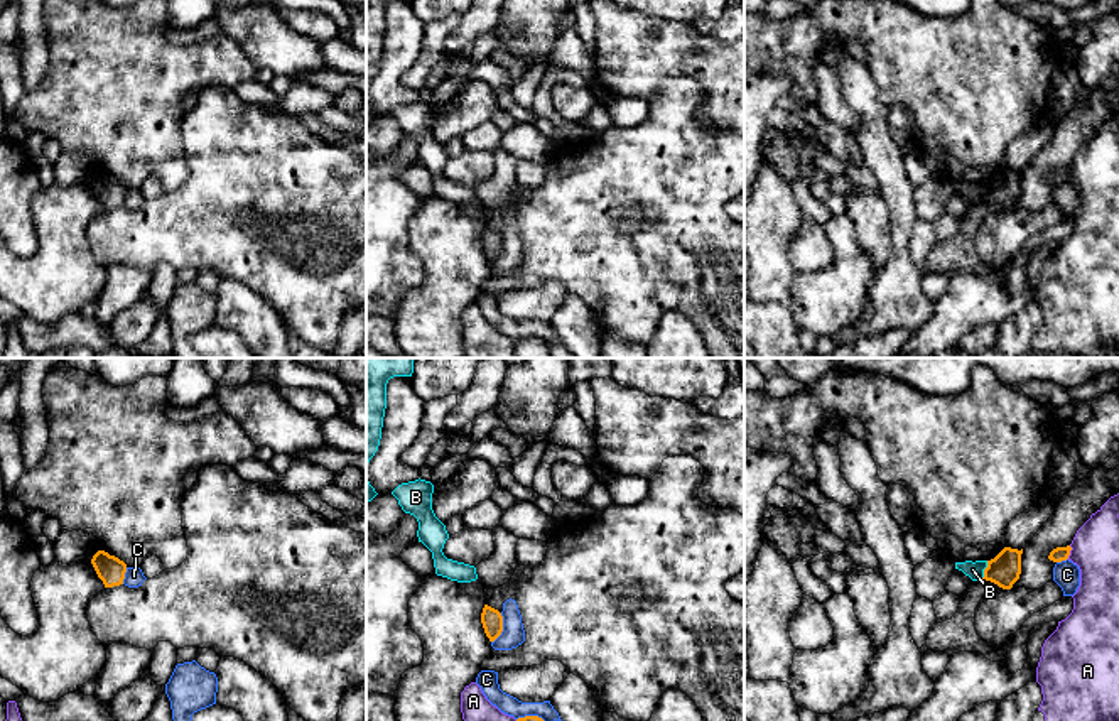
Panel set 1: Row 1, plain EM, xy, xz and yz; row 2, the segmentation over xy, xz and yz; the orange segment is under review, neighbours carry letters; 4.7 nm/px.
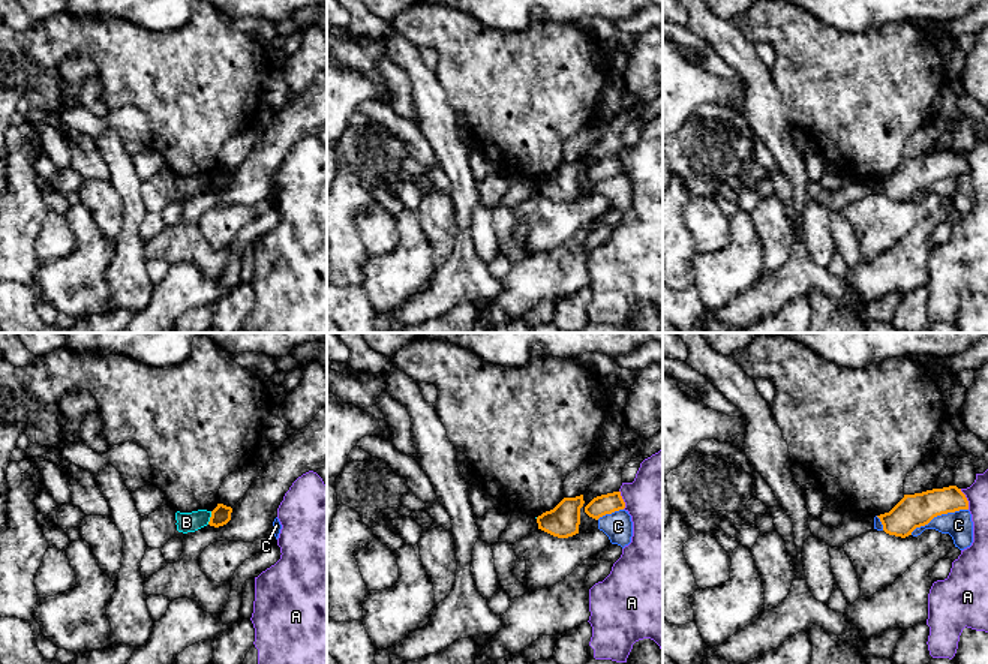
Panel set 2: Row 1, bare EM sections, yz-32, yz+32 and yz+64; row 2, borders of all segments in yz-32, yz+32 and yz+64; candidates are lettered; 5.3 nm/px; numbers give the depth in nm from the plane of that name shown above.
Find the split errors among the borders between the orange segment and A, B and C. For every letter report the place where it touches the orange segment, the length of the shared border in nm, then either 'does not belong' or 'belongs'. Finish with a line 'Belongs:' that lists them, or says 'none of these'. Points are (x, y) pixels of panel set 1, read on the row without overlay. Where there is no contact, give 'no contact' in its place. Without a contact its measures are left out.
A: contact yz (1069, 174); length 70 nm; does not belong
B: contact yz (984, 191); length 90 nm; does not belong
C: contact xz (502, 250); length 150 nm; does not belong
Belongs: none of these

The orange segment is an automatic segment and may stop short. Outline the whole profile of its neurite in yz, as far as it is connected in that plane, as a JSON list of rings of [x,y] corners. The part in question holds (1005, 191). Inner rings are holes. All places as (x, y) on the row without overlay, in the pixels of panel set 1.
[[[1004,169],[994,181],[987,182],[982,201],[1003,211],[1011,211],[1021,196],[1021,176],[1023,171]]]

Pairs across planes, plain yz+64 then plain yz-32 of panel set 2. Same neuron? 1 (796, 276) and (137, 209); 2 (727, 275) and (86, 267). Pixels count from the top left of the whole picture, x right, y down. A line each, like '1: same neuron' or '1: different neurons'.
1: same neuron
2: same neuron

